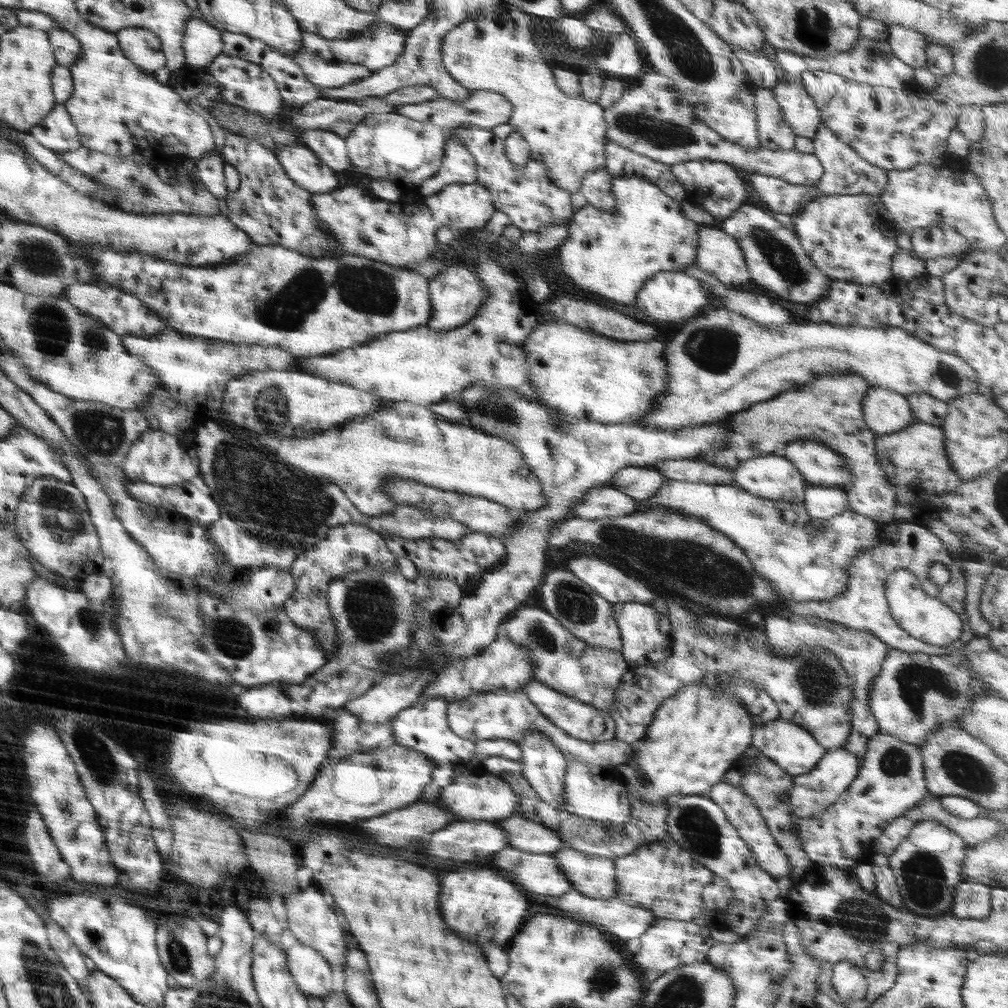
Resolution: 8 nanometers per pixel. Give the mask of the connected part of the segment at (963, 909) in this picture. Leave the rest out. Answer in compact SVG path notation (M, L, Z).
M964 879L956 887L951 912L962 918L983 919L991 911L990 887L974 879Z

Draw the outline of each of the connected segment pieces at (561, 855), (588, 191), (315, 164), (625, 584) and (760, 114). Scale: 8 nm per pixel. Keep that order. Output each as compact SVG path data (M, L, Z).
M566 847L551 856L559 862L558 867L564 871L566 880L572 881L572 889L589 897L609 899L616 895L614 860Z
M605 167L586 173L586 177L582 177L579 191L586 198L588 205L595 206L597 209L614 211L616 202L612 194L612 179L613 176Z
M296 146L276 148L274 155L286 174L304 190L313 194L330 194L340 186L340 180L330 167L327 167L308 147Z
M598 554L574 557L569 560L566 569L613 604L630 601L648 603L658 597L646 582L632 577Z
M756 87L755 121L760 146L776 151L789 151L794 149L796 135L784 118L784 113L774 99L772 89Z

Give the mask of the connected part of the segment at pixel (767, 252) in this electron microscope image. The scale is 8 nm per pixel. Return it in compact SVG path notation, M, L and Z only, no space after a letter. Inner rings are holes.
M750 200L736 209L730 217L724 219L720 228L738 242L745 256L751 282L758 282L760 286L772 290L782 298L800 304L806 302L813 304L824 296L826 289L830 288L832 280L828 280L821 271L818 271L796 239L796 234L774 219L764 208L755 205L754 201Z

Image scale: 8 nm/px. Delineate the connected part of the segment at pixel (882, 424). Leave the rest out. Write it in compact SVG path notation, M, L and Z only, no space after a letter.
M881 387L870 388L864 396L862 415L876 435L892 434L919 421L904 395Z

